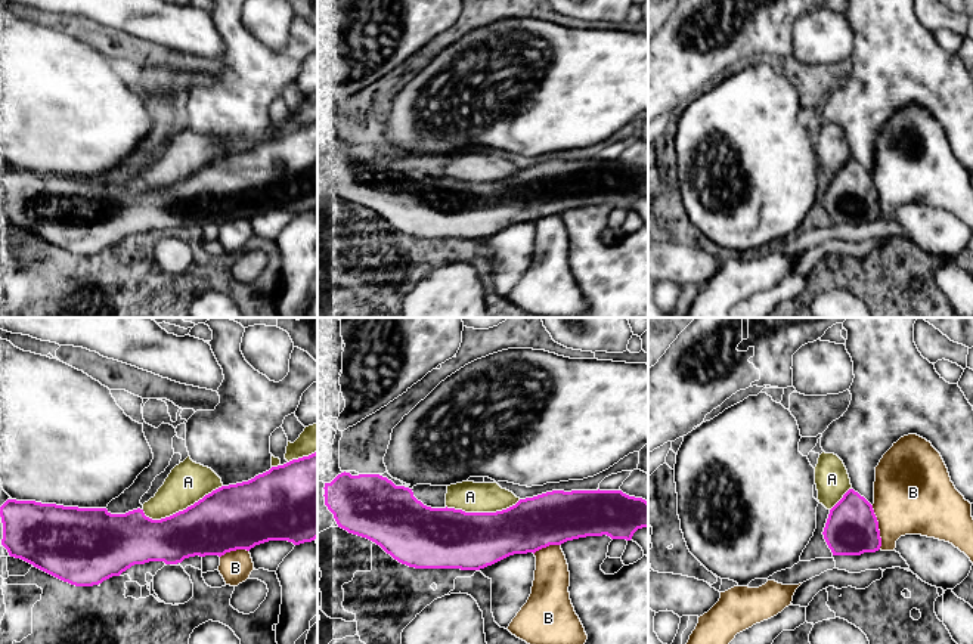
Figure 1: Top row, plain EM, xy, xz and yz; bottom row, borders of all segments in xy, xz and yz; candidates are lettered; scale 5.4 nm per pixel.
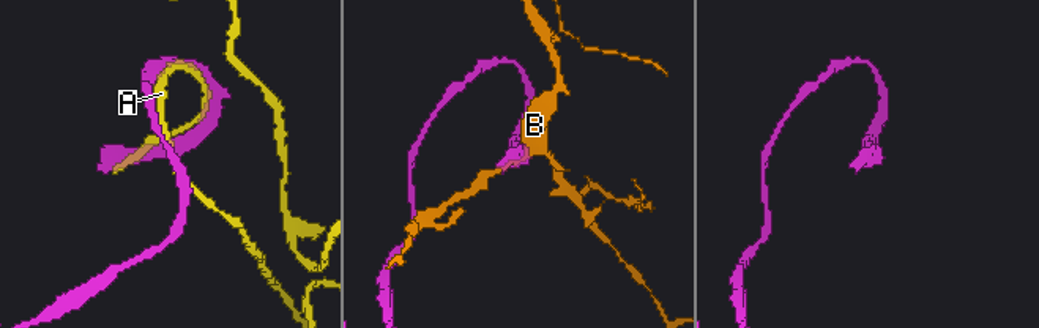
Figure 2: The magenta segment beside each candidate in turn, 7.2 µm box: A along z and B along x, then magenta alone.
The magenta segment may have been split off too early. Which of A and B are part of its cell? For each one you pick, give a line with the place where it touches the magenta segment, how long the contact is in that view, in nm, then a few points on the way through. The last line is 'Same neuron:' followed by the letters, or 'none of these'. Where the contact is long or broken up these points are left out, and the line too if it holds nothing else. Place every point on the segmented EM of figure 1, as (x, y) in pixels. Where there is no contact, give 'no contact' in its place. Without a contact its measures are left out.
A: contact xy (183, 510); length 460 nm
Same neuron: A

